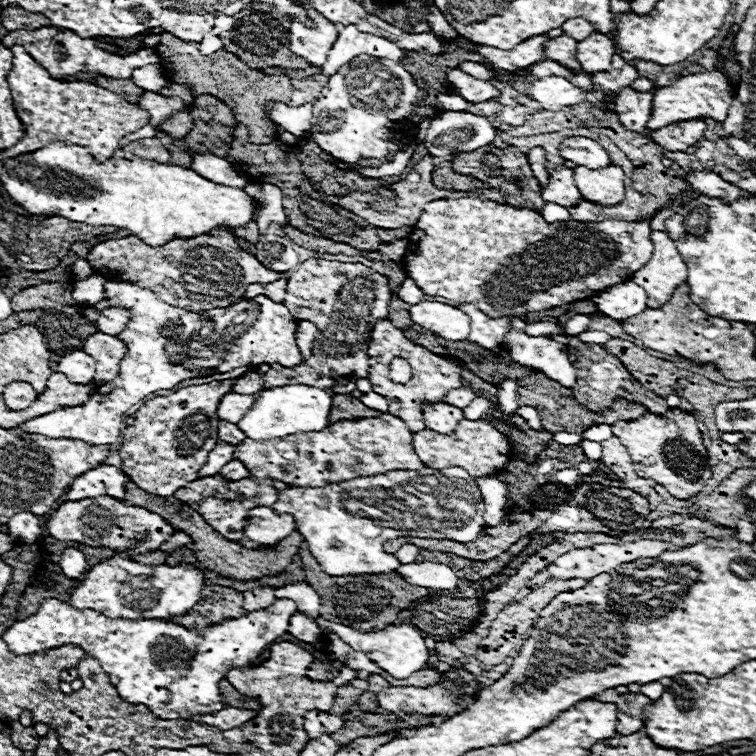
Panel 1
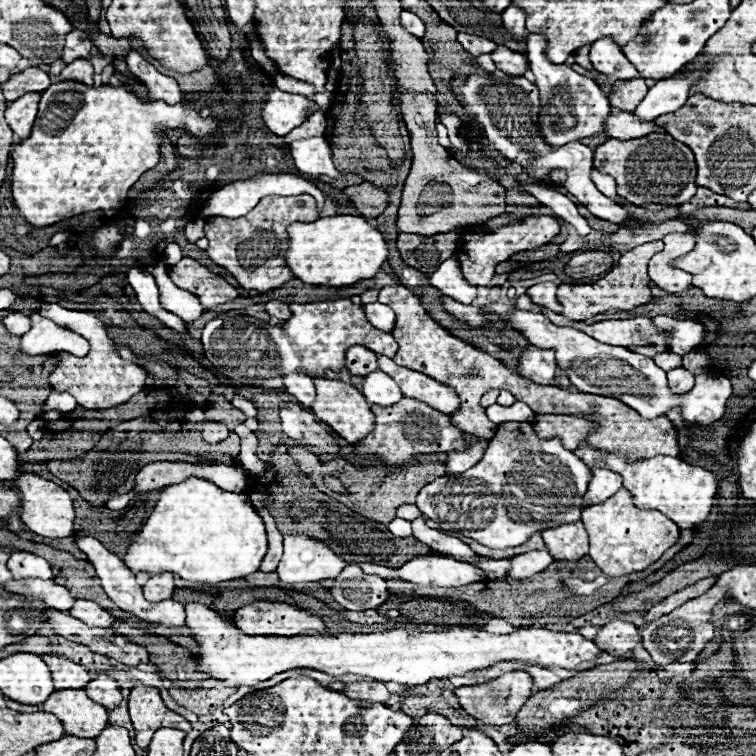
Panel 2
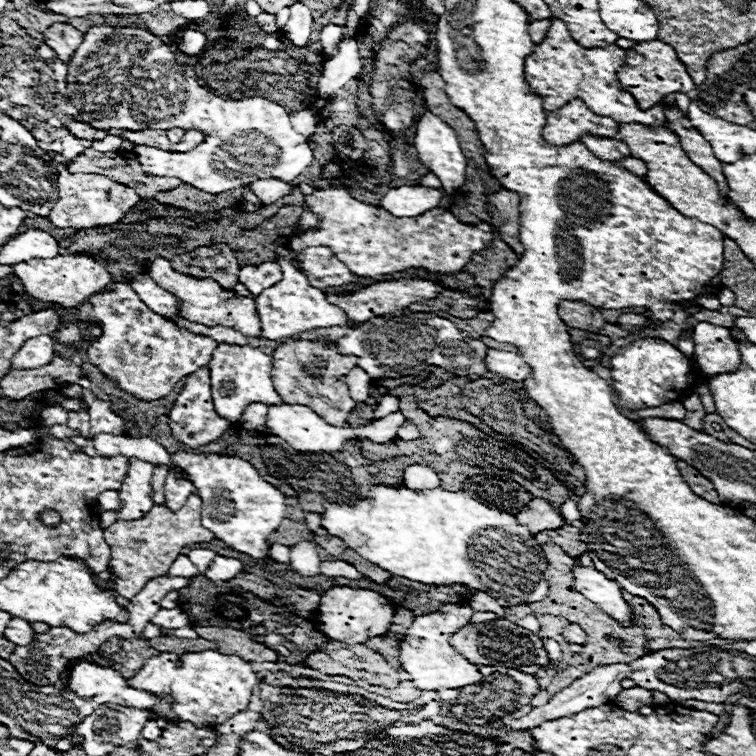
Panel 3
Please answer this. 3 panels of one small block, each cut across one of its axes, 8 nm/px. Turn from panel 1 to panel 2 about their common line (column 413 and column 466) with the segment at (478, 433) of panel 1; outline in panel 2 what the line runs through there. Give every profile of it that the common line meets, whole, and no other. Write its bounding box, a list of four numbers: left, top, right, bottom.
[354,398,470,466]

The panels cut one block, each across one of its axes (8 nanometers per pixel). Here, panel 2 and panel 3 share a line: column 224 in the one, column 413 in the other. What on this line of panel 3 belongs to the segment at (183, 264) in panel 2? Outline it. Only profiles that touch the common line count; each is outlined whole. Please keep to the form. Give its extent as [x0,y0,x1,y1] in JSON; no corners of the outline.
[328,280,442,324]

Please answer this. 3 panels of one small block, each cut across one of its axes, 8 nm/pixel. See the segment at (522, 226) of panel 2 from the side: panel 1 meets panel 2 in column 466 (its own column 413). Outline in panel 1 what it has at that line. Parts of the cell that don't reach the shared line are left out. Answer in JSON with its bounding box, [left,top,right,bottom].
[402,198,652,318]

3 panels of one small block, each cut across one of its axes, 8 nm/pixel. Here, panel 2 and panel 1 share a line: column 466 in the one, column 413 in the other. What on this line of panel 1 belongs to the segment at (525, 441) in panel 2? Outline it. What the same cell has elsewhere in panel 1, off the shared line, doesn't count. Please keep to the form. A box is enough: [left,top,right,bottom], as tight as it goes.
[272,468,484,576]

